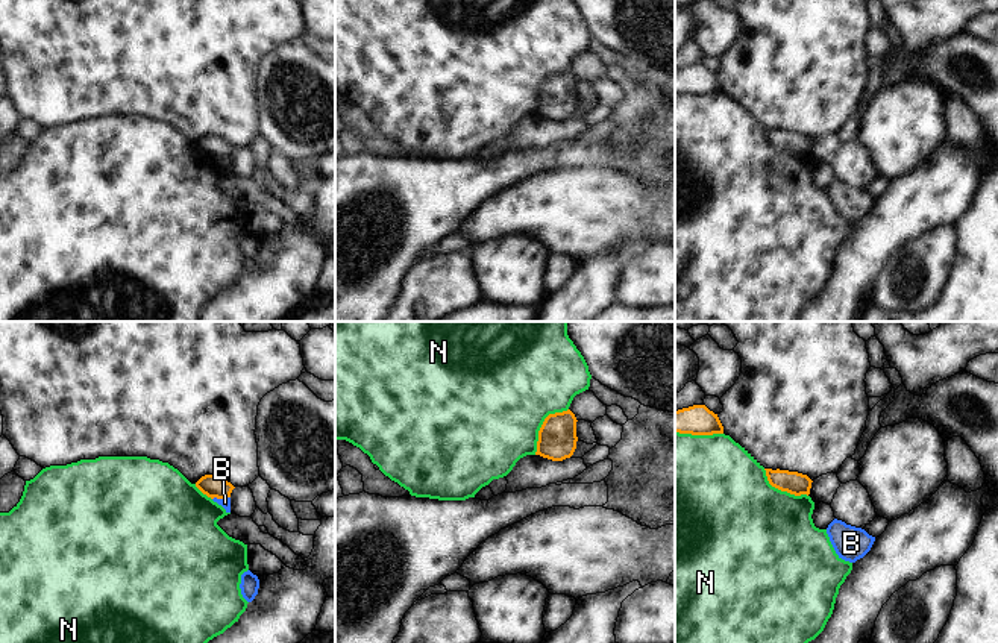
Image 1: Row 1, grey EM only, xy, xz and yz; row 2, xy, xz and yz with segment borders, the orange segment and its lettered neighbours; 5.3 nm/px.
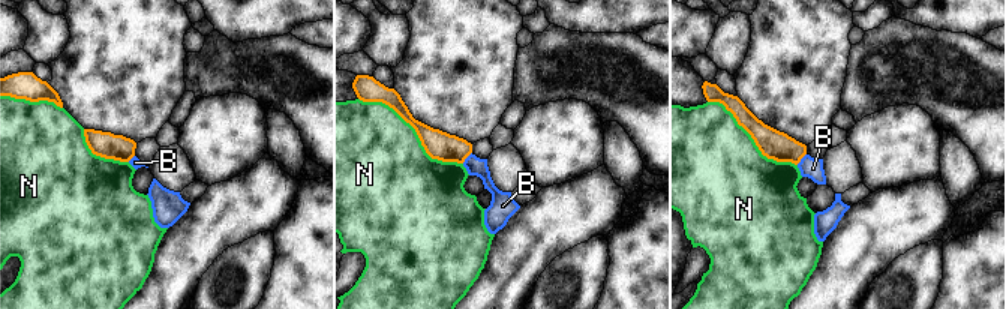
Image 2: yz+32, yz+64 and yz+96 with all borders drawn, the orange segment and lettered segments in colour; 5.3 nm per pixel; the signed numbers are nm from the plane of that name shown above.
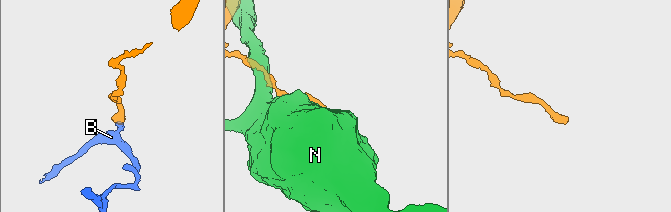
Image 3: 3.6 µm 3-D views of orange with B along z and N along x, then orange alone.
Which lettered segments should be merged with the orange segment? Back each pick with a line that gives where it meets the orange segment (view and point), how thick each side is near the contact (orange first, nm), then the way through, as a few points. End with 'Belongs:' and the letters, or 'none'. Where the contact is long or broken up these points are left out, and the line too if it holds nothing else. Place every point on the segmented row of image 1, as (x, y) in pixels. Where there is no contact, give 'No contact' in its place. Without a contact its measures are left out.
Belongs: none

